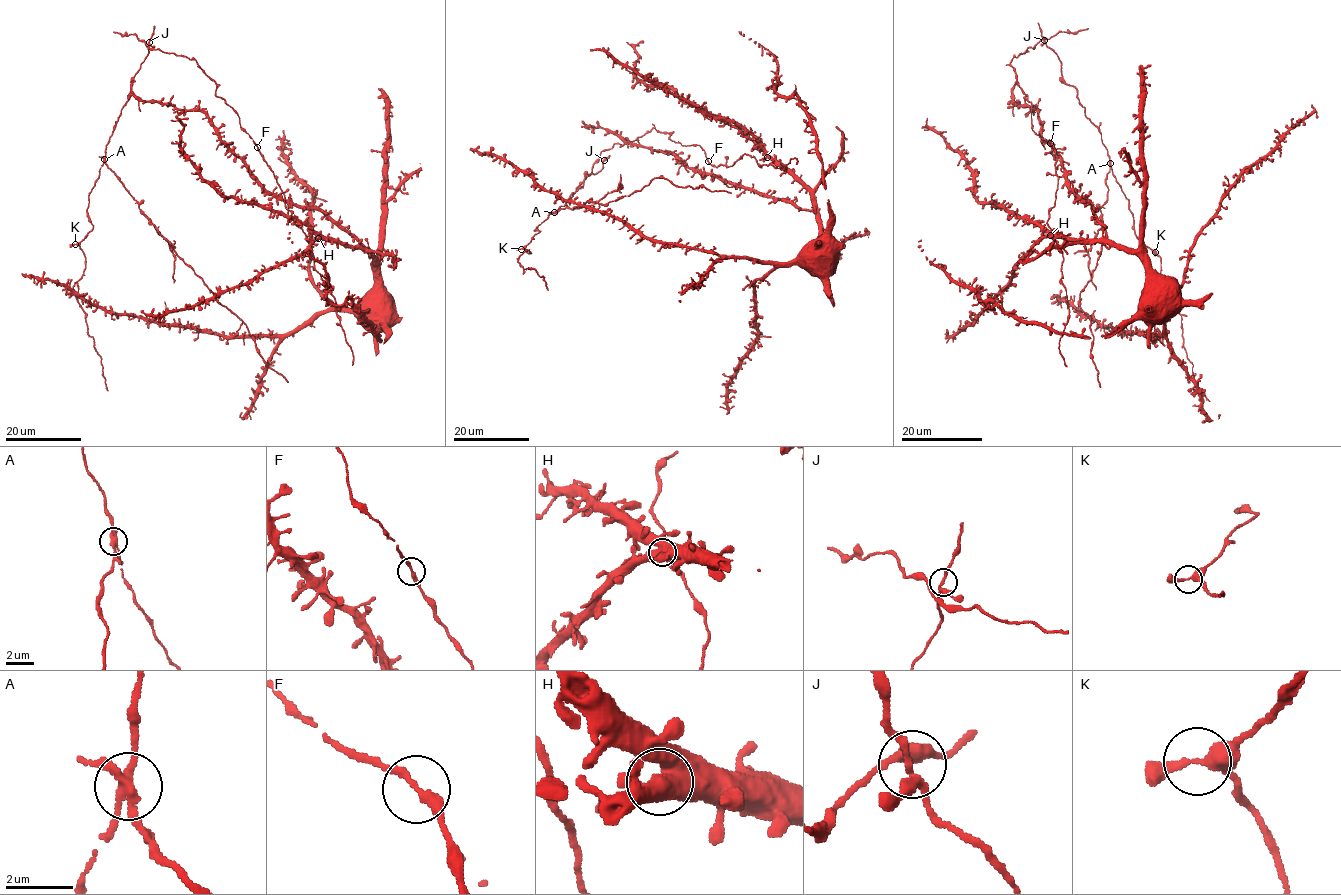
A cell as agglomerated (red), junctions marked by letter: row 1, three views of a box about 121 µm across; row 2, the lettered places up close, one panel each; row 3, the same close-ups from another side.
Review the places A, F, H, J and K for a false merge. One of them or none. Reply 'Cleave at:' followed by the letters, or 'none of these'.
Cleave at: A

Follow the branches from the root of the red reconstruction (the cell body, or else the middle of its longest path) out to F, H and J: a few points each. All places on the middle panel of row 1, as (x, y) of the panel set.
F: (822, 250), (820, 220), (812, 194), (769, 157), (757, 160), (744, 154), (727, 166), (713, 166), (708, 161)
H: (822, 250), (819, 248), (820, 220), (814, 211), (812, 194), (767, 157)
J: (822, 250), (812, 194), (769, 157), (744, 154), (713, 166), (699, 145), (654, 128), (604, 149), (604, 160)

